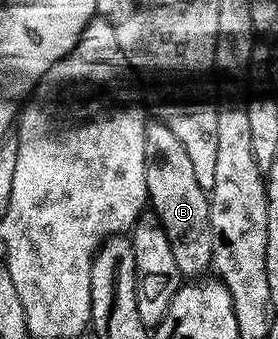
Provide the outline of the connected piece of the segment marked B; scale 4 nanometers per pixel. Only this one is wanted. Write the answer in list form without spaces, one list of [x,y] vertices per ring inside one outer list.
[[[148,121],[145,160],[149,206],[159,219],[161,228],[165,228],[165,236],[169,236],[169,248],[173,248],[173,260],[177,260],[180,275],[187,280],[202,279],[213,266],[211,200],[208,191],[197,184],[193,163],[189,161],[181,140],[177,140],[177,136],[161,121]]]

